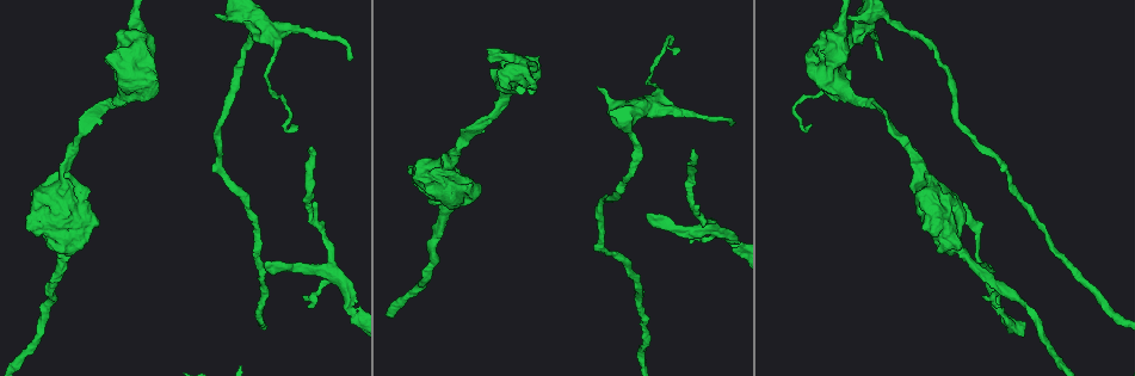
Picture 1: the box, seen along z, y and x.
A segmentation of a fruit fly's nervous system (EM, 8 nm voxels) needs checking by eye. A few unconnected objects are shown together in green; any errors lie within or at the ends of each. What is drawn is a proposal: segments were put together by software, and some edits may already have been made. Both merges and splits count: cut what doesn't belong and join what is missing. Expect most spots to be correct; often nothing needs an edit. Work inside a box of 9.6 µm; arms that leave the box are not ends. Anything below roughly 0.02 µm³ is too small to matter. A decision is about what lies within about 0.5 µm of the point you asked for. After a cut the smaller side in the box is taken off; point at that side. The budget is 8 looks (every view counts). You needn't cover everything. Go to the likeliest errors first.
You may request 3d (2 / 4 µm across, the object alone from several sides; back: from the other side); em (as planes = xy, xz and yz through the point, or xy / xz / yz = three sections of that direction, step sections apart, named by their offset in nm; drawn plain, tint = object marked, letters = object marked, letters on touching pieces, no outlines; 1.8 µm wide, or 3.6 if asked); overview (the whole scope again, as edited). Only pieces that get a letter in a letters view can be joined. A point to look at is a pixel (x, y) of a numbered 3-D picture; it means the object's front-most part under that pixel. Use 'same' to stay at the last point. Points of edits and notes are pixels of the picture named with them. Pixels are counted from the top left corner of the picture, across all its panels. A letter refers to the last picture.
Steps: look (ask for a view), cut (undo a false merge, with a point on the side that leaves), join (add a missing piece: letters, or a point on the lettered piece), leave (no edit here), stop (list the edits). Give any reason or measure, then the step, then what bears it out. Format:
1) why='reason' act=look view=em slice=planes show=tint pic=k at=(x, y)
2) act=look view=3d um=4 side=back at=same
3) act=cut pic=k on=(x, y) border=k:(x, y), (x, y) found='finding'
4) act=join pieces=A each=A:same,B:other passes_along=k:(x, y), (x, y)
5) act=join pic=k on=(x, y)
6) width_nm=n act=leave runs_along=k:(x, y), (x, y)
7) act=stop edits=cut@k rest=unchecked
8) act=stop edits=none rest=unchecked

why='branch stops here' act=look view=3d um=2 pic=1 at=(264, 265)

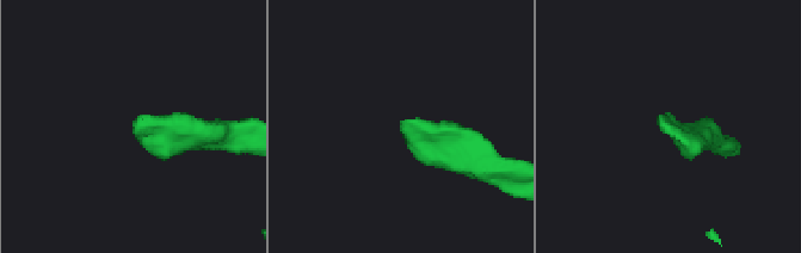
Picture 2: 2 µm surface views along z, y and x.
why='now the EM' act=look view=em um=3.6 slice=planes show=letters pic=2 at=(662, 125)

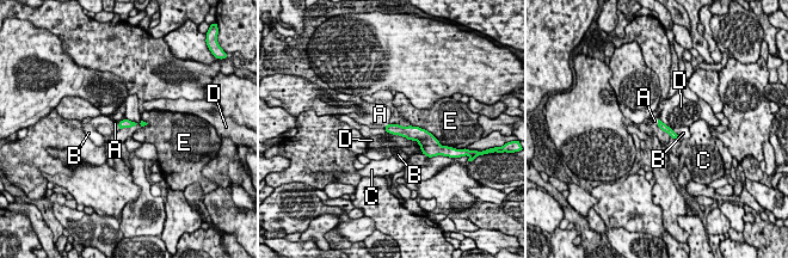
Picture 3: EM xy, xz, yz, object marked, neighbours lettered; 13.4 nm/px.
act=join pieces=A each=A:same,B:other,C:other,D:other,E:other passes_along=3:(660, 124), (658, 122), (654, 121) found='the cell continues'

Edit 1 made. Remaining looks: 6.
why='thin end' act=look view=em slice=planes show=letters pic=1 at=(308, 148)

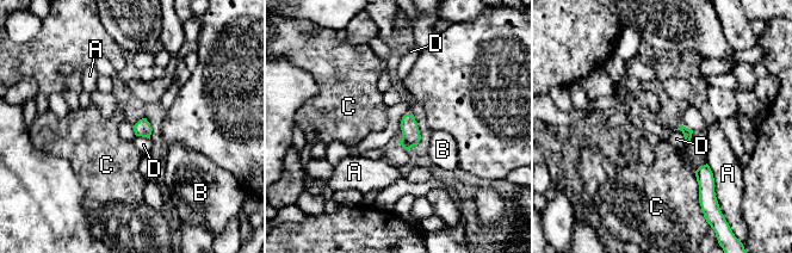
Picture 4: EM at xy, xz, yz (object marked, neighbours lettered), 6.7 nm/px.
act=leave each=A:other,B:other,C:other,D:other border=4:(675, 129), (682, 133), (686, 142) found='none of them fits'

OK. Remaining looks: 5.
why='sudden change in width' act=look view=3d um=4 side=back pic=1 at=(442, 207)

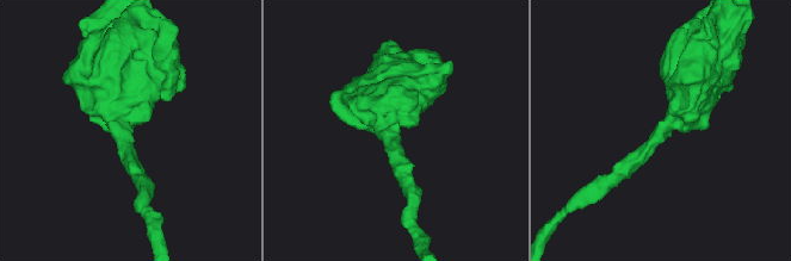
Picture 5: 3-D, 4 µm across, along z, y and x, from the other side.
why='now the EM' act=look view=em um=3.6 slice=planes show=plain pic=5 at=(666, 126)

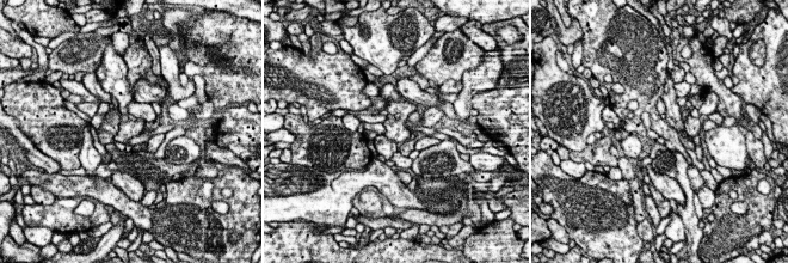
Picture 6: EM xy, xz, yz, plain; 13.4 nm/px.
why='what lies round it' act=look view=em um=3.6 slice=planes show=letters at=same

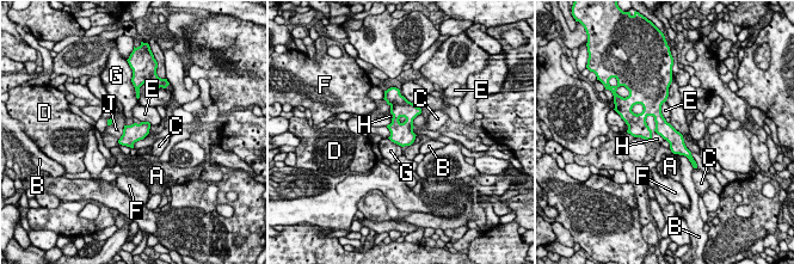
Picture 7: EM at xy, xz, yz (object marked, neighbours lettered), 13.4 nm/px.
act=leave each=A:other,B:other,C:other,D:other,E:other,F:other,G:other,H:other,J:other runs_along=7:(634, 133), (664, 130), (687, 153) found='one cell here'

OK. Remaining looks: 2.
act=stop edits=join@3 rest=unchecked

